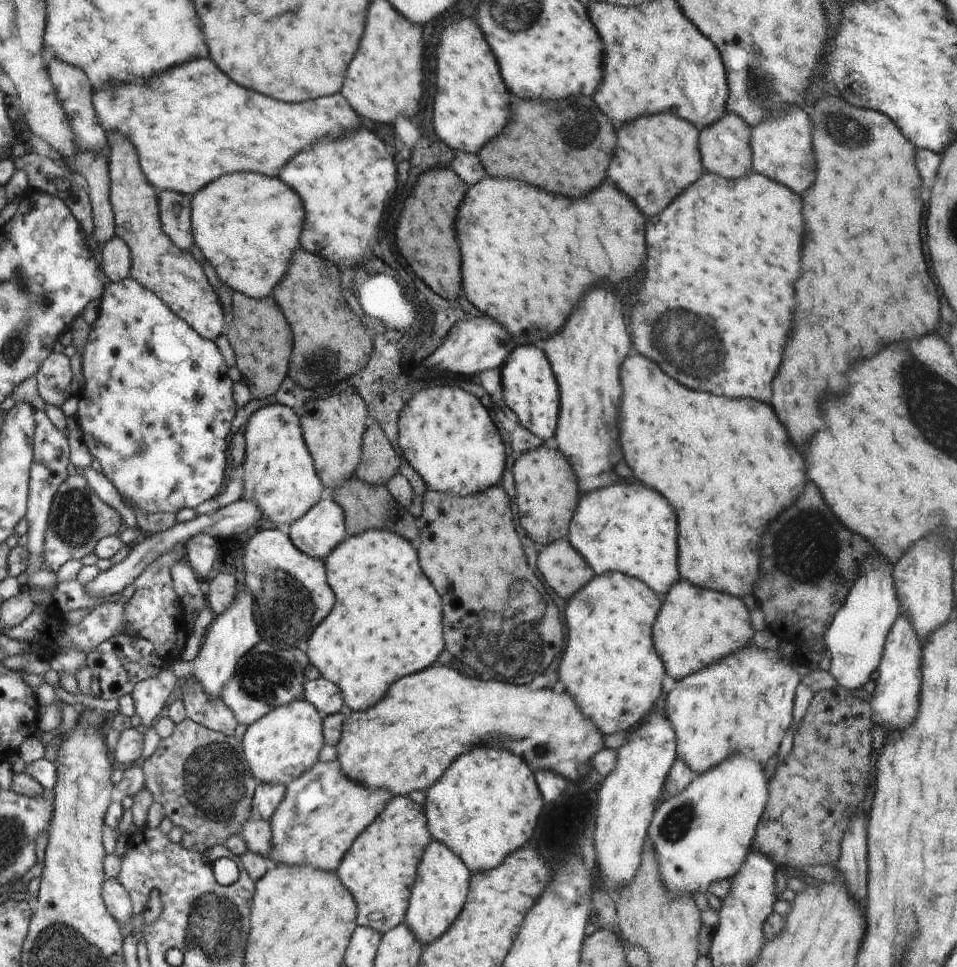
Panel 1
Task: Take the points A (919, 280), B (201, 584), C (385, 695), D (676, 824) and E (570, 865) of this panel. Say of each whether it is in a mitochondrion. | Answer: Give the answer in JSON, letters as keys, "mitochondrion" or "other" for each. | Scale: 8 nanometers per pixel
{"A":"other","B":"other","C":"other","D":"mitochondrion","E":"mitochondrion"}

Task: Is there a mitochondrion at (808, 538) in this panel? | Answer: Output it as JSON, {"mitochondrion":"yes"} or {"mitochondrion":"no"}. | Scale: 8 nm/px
{"mitochondrion":"yes"}

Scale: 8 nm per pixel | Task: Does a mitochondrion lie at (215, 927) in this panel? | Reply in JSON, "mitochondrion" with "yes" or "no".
{"mitochondrion":"yes"}

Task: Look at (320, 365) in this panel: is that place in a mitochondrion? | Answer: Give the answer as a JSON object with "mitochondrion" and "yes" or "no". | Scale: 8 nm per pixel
{"mitochondrion":"yes"}

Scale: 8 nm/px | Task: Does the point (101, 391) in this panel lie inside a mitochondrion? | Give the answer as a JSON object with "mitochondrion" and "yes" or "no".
{"mitochondrion":"no"}

